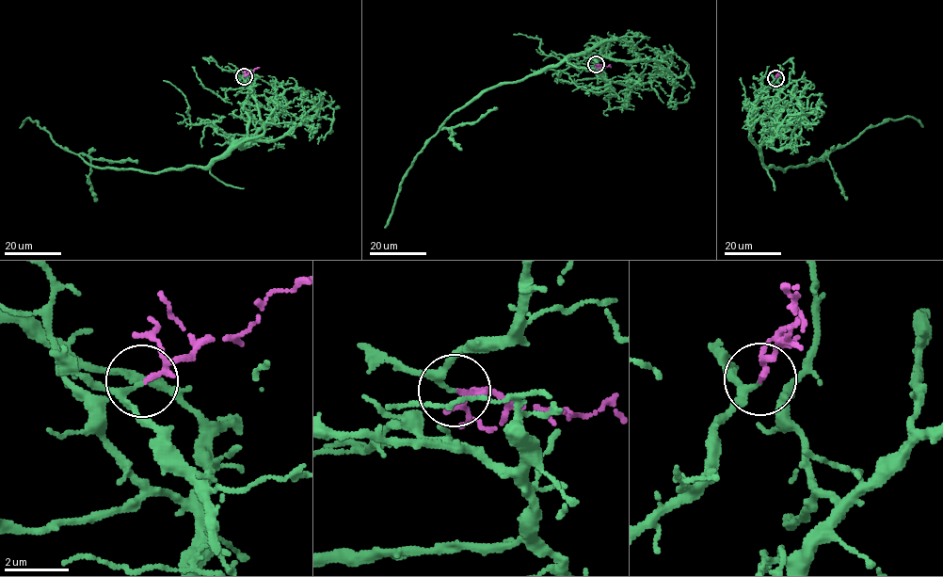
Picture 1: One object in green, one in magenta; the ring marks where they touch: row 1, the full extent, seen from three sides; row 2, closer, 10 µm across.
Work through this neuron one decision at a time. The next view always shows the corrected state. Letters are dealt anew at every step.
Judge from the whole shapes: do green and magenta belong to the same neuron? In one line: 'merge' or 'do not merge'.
merge

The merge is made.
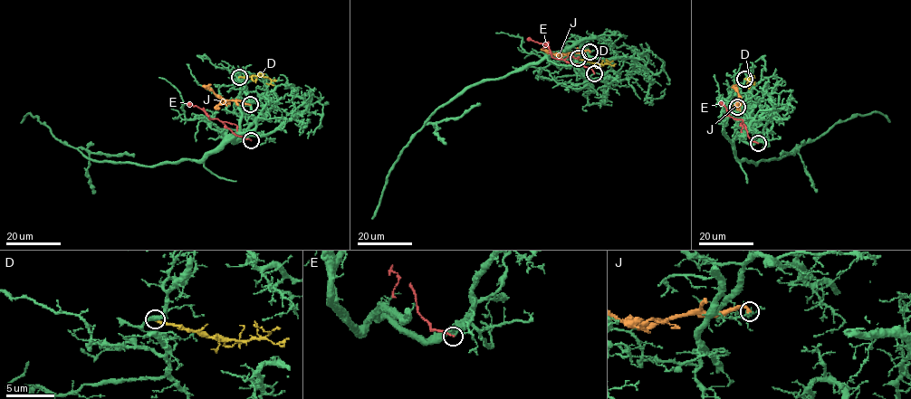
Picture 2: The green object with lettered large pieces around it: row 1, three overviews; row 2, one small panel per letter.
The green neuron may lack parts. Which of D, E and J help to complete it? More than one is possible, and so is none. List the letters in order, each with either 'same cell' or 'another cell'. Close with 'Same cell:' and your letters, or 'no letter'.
D: same cell
E: another cell
J: another cell
Same cell: D

